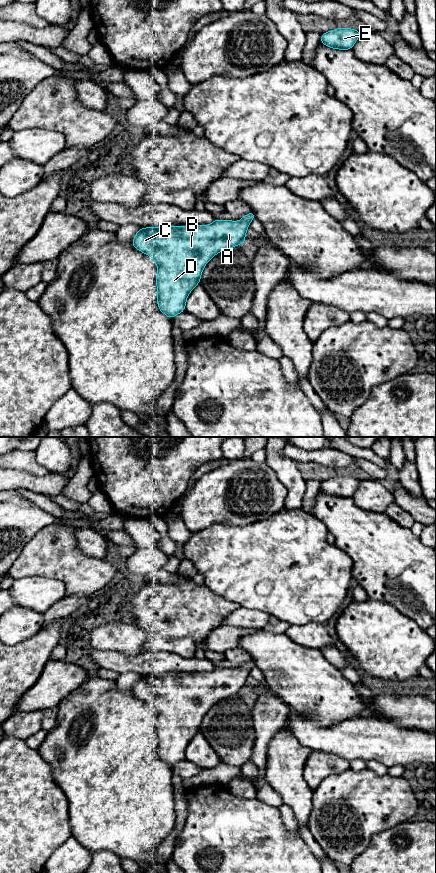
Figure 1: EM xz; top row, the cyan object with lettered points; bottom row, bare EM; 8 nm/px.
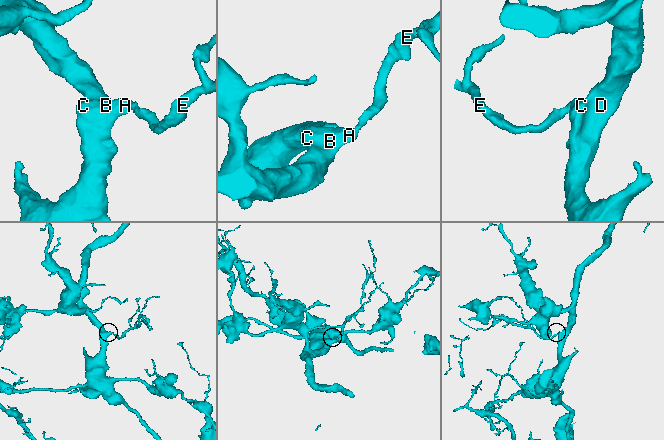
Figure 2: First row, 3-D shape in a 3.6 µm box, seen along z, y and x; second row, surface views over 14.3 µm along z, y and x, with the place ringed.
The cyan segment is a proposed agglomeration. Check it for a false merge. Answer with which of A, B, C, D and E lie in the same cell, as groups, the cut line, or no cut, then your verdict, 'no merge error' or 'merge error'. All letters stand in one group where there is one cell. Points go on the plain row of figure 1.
A B C D E | no cut | no merge error

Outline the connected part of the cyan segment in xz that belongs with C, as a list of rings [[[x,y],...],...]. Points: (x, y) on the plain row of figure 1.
[[[255,662],[241,665],[240,669],[216,667],[208,673],[168,674],[140,676],[133,686],[135,697],[150,704],[156,711],[158,722],[157,753],[168,766],[185,759],[190,740],[200,731],[205,713],[219,700],[245,691],[246,679]]]

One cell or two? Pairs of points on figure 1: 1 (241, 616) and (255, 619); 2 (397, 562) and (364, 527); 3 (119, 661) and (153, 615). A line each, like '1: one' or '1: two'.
1: one
2: one
3: two

